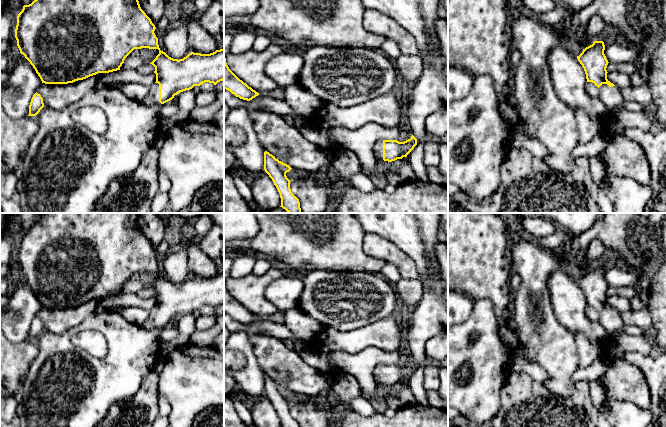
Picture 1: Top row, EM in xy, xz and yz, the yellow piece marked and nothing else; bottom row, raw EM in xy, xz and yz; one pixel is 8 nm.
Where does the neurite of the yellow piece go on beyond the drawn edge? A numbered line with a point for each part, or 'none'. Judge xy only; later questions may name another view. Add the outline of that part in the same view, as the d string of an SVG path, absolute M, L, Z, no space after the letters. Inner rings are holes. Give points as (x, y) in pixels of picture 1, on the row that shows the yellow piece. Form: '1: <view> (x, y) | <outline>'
1: xy (152, 98) | M154 83L152 85L149 93L143 99L142 103L144 105L160 105L161 104L159 102L159 84L158 83Z

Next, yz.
1: yz (611, 96) | M602 84L599 87L599 98L606 108L619 107L624 101L621 96L621 90L616 86L609 87L607 84Z

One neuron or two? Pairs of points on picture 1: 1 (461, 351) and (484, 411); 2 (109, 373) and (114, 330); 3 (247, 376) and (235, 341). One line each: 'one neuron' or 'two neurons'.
1: one neuron
2: one neuron
3: one neuron

